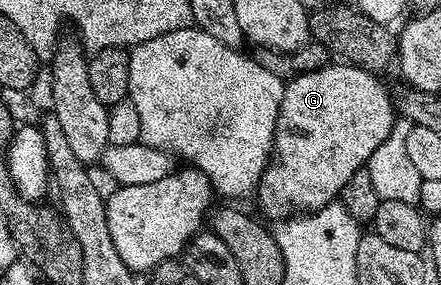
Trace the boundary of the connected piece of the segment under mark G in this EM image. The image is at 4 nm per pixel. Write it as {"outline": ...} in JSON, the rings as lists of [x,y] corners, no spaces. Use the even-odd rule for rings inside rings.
{"outline":[[[345,61],[329,62],[314,73],[302,73],[287,80],[282,93],[282,105],[276,122],[274,154],[260,179],[258,196],[263,205],[274,210],[278,219],[291,213],[317,211],[337,202],[350,177],[365,170],[368,159],[382,141],[391,136],[398,112],[393,96],[380,84],[381,76],[355,67]]]}

